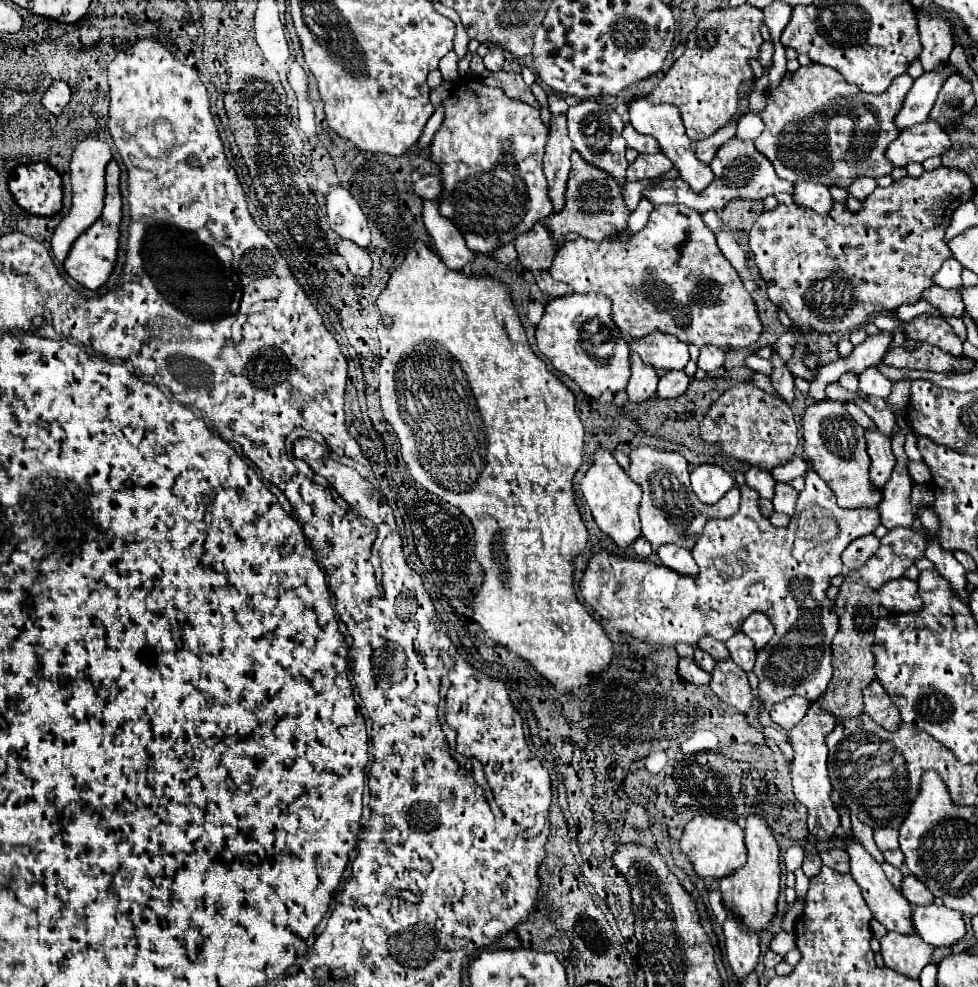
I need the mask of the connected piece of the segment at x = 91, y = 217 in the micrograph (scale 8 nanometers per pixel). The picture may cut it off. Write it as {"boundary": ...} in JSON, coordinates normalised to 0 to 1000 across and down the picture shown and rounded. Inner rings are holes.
{"boundary":[[[84,142],[76,154],[74,154],[74,162],[72,162],[72,186],[74,186],[74,211],[70,215],[70,219],[65,219],[61,223],[61,227],[55,231],[53,237],[53,255],[55,261],[59,265],[65,265],[74,247],[78,245],[78,241],[88,235],[104,217],[104,205],[106,205],[106,197],[108,197],[108,186],[106,186],[106,178],[108,178],[108,166],[115,162],[115,154],[110,150],[108,144],[104,142]]]}

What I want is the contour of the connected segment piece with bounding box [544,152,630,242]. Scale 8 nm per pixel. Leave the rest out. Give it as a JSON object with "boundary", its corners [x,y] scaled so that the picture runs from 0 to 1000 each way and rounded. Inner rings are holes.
{"boundary":[[[585,154],[583,162],[585,162],[585,172],[583,172],[581,193],[579,193],[579,209],[575,215],[562,217],[560,221],[556,221],[556,227],[560,229],[564,239],[573,245],[577,243],[577,237],[589,235],[601,243],[616,245],[630,235],[638,237],[644,215],[638,209],[636,193],[630,190],[630,182],[618,172],[611,172],[609,168],[603,168],[601,164],[597,164],[589,154]]]}

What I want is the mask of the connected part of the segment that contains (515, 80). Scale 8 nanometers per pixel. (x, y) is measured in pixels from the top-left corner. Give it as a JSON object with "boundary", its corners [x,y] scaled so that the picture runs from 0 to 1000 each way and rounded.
{"boundary":[[[513,71],[511,73],[495,73],[493,75],[493,83],[497,87],[509,87],[509,89],[513,89],[517,93],[517,97],[534,101],[534,103],[540,103],[540,105],[544,105],[544,107],[552,111],[552,106],[546,95],[544,95],[544,91],[536,85],[532,75],[513,73]]]}

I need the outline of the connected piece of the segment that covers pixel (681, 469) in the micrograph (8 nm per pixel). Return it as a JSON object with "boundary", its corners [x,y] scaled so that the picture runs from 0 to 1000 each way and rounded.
{"boundary":[[[652,452],[644,458],[644,484],[656,494],[654,509],[654,527],[656,527],[656,543],[665,549],[667,557],[673,559],[679,551],[689,551],[701,557],[708,557],[720,531],[728,525],[746,525],[757,515],[757,496],[751,492],[736,505],[736,509],[724,513],[718,511],[712,501],[708,501],[706,492],[706,476],[703,468],[693,458],[679,458],[667,452]]]}

